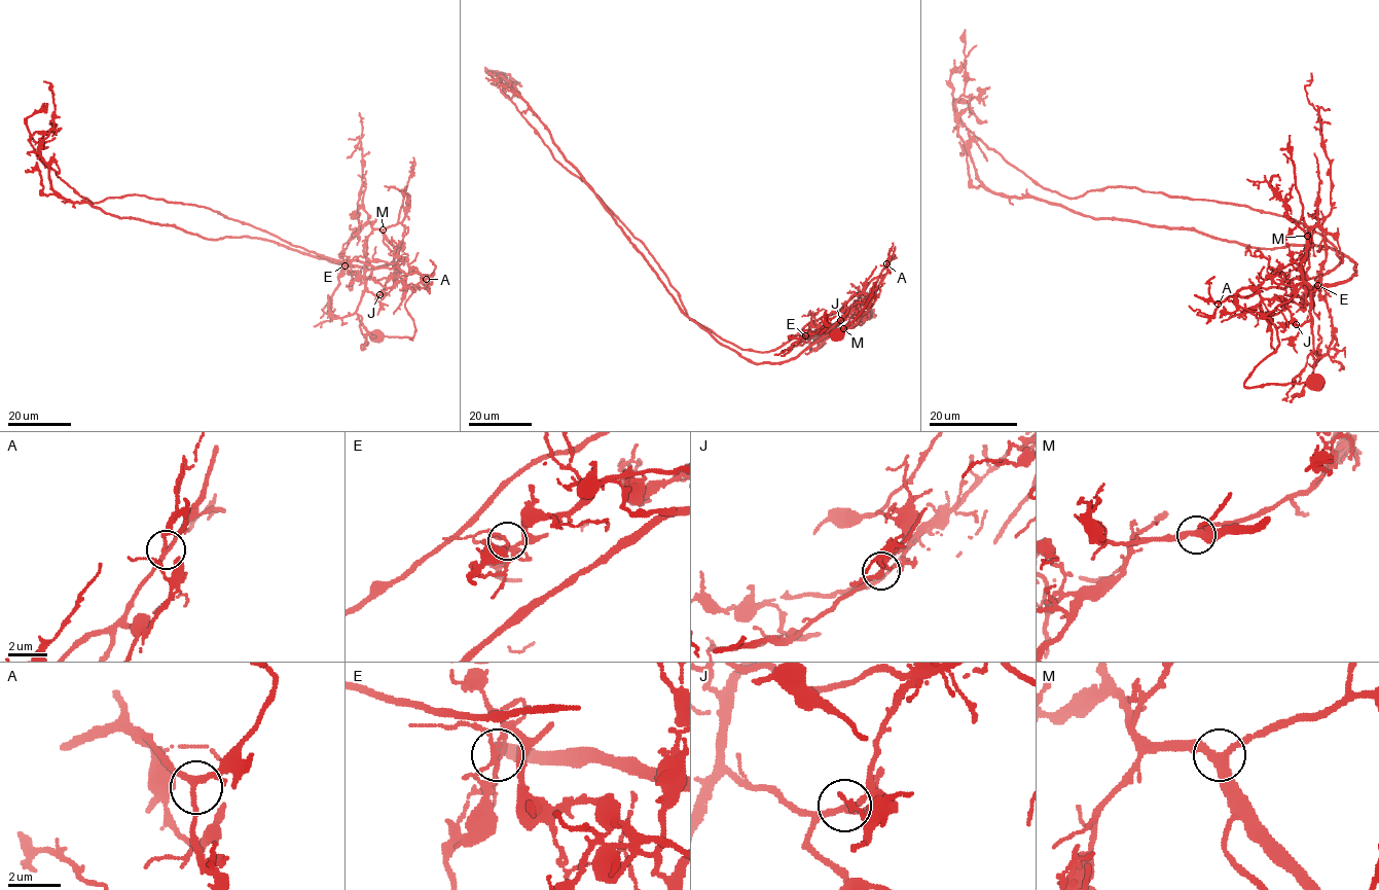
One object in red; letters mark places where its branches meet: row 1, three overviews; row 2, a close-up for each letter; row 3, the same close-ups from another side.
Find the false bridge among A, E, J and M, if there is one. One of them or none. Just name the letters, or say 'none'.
E

